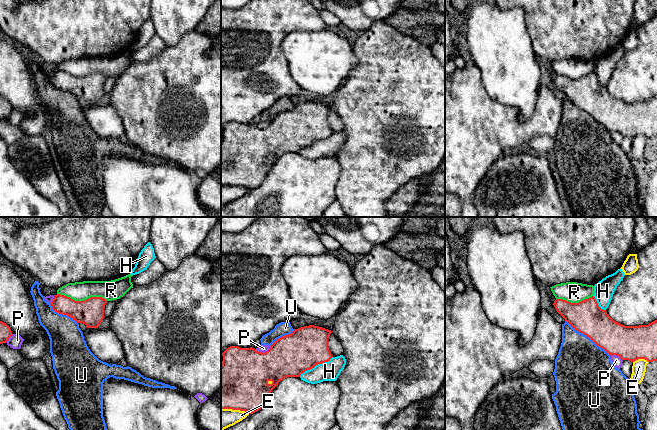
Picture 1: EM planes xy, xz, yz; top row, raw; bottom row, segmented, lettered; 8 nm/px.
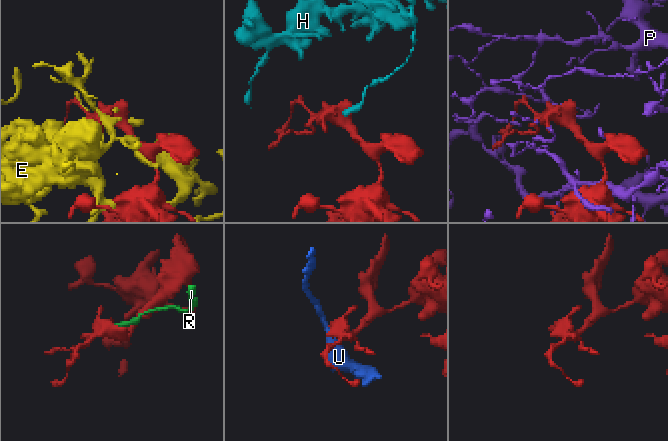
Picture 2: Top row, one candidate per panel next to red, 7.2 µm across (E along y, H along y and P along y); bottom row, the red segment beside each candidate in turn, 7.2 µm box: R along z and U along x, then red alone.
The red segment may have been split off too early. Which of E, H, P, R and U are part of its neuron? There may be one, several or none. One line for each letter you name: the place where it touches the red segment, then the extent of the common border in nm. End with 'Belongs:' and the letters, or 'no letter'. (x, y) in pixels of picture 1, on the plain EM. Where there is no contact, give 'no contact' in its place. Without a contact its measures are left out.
Belongs: no letter

